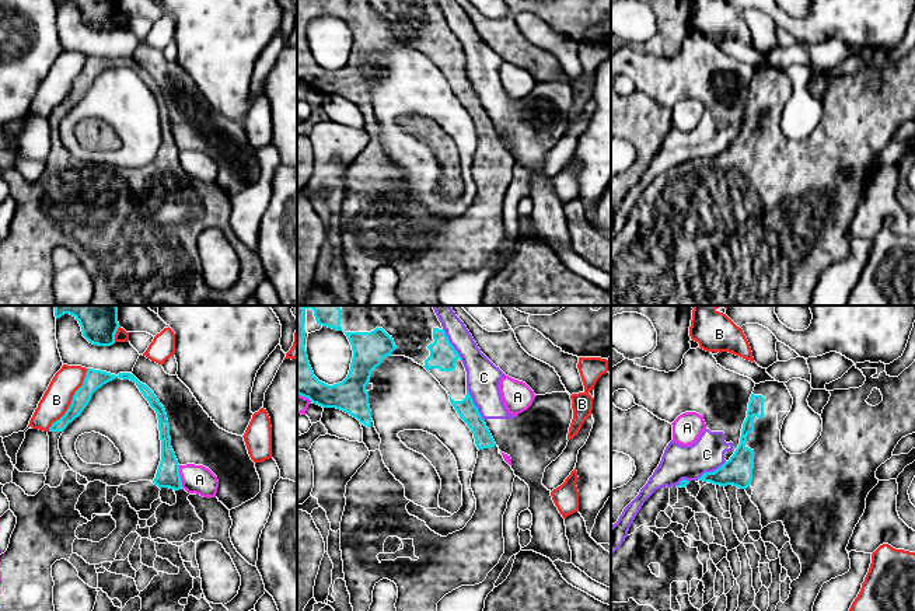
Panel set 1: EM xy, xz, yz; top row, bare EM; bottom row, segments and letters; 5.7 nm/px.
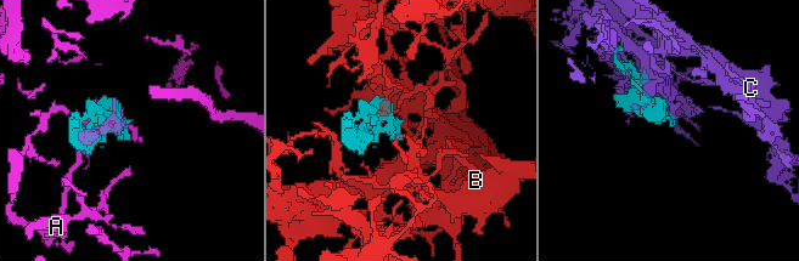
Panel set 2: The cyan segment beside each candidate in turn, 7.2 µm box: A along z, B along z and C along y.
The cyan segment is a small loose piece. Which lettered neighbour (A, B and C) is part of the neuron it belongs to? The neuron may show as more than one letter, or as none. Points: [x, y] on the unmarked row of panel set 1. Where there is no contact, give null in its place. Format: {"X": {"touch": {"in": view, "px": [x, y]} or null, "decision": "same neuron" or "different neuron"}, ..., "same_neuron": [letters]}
{"A": {"touch": {"in": "xy", "px": [180, 163]}, "decision": "different neuron"}, "B": {"touch": {"in": "xy", "px": [72, 87]}, "decision": "different neuron"}, "C": {"touch": {"in": "xz", "px": [474, 91]}, "decision": "different neuron"}, "same_neuron": []}

